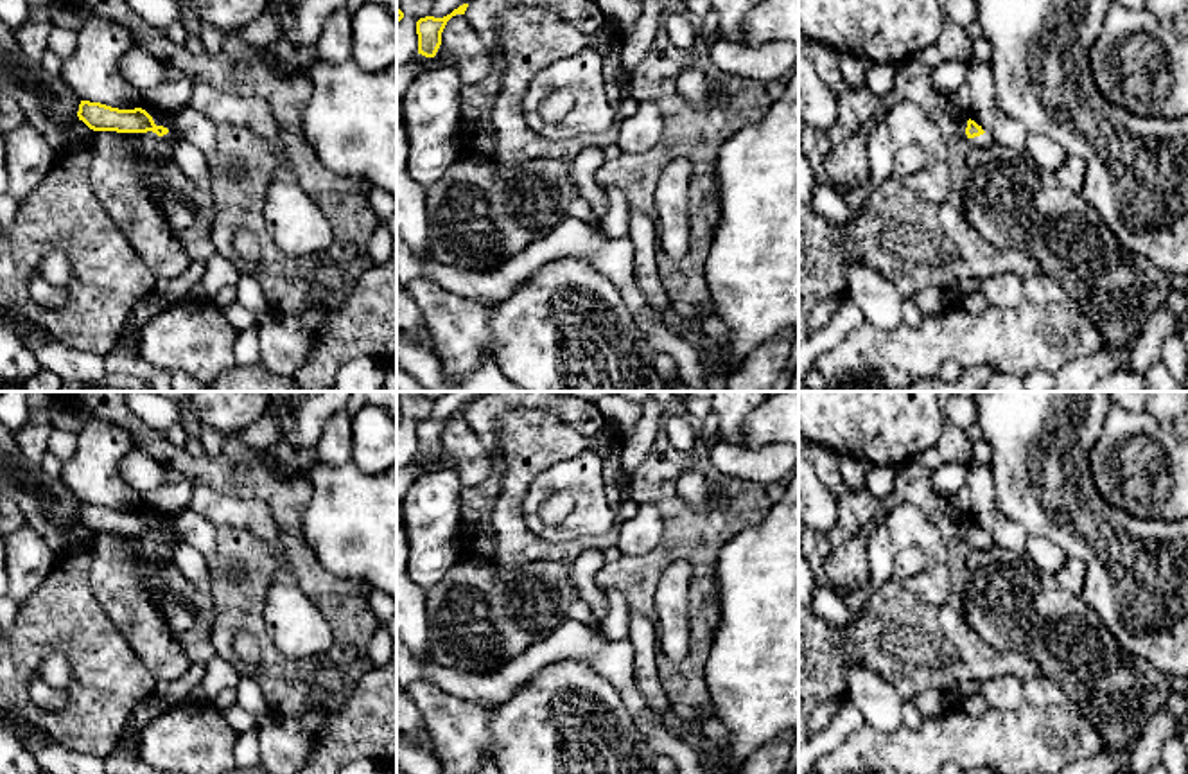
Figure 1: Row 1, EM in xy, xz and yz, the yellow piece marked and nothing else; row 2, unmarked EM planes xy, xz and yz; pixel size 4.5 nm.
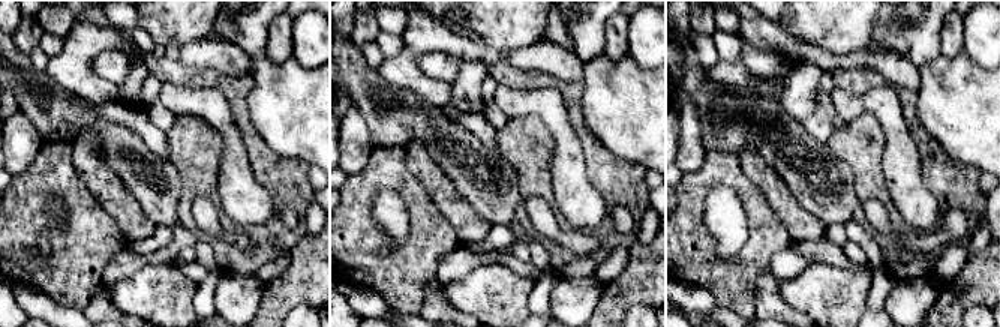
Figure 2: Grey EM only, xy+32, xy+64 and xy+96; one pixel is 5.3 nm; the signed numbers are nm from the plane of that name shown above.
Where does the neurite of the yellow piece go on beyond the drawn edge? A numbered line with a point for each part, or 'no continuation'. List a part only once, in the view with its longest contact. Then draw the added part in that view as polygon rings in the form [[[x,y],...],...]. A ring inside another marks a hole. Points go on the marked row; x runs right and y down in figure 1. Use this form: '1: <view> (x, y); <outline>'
1: yz (984, 140); [[[983,133],[980,136],[974,138],[967,138],[969,140],[969,147],[976,149],[976,147],[989,147],[991,144],[994,144],[994,136],[991,133]]]

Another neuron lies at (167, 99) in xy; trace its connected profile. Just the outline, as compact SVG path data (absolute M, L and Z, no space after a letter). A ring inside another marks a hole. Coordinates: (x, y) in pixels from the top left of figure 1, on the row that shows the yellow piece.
M183 77L154 88L140 90L144 106L162 115L174 115L188 106L194 81Z

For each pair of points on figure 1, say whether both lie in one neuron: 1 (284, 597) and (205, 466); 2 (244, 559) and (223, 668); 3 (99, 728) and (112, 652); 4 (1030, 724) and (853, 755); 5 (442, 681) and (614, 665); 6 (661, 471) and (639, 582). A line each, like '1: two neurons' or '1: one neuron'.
1: two neurons
2: two neurons
3: one neuron
4: one neuron
5: one neuron
6: one neuron

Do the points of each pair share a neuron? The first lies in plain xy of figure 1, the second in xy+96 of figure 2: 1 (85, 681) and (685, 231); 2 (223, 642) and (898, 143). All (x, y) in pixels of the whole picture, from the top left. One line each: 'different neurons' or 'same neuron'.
1: same neuron
2: different neurons

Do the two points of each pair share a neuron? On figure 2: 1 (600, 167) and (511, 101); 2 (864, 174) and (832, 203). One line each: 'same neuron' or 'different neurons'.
1: different neurons
2: different neurons

